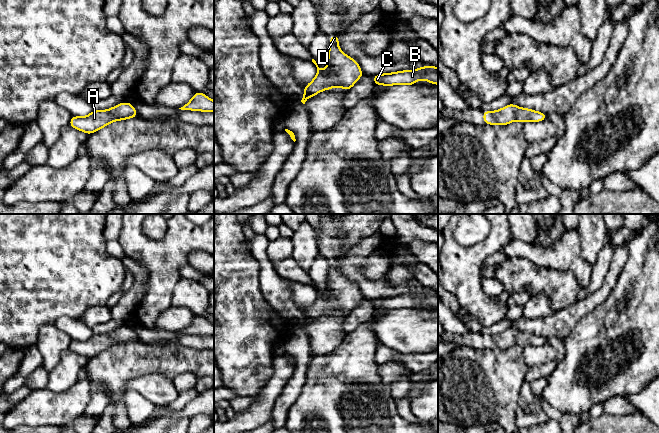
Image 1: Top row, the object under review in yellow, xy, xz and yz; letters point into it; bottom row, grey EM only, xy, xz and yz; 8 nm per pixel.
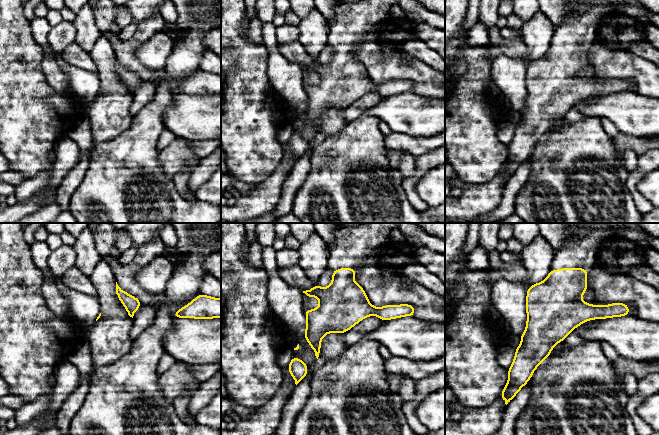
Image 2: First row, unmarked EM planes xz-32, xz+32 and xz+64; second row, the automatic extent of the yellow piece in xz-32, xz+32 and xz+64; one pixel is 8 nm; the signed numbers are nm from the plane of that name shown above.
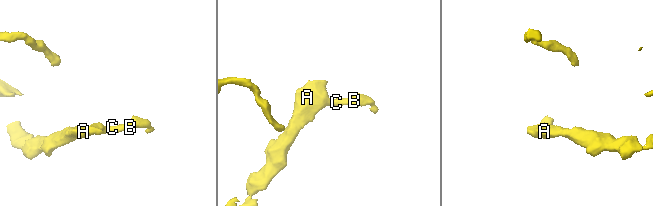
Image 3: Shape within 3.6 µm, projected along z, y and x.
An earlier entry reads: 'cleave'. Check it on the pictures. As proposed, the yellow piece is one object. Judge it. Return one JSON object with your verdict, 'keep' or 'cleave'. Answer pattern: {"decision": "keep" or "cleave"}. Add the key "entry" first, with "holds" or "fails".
{"entry": "fails", "decision": "keep"}

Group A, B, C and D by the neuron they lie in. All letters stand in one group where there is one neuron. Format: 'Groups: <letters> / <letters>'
Groups: A B C D

